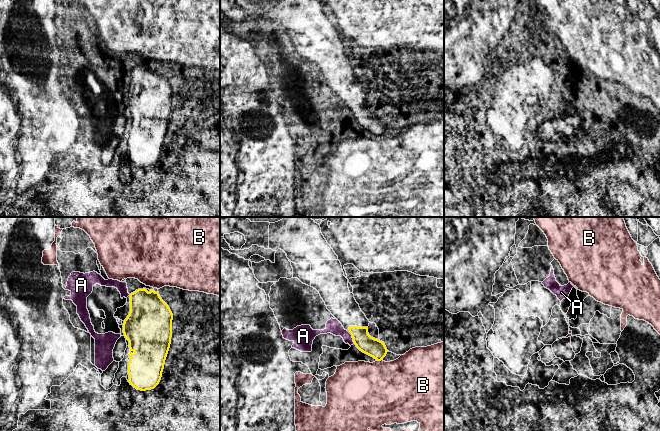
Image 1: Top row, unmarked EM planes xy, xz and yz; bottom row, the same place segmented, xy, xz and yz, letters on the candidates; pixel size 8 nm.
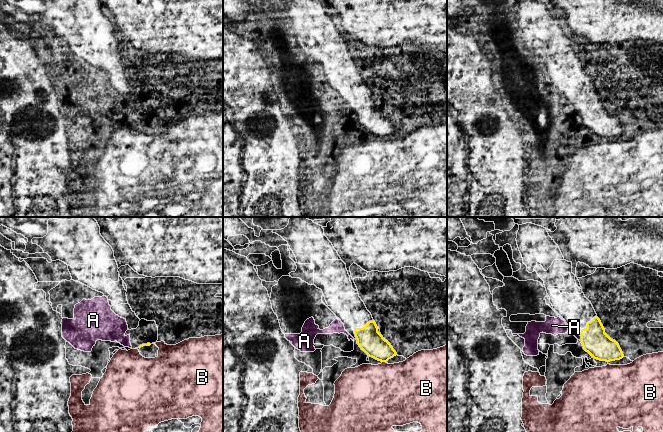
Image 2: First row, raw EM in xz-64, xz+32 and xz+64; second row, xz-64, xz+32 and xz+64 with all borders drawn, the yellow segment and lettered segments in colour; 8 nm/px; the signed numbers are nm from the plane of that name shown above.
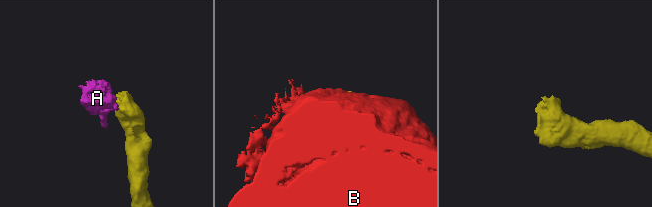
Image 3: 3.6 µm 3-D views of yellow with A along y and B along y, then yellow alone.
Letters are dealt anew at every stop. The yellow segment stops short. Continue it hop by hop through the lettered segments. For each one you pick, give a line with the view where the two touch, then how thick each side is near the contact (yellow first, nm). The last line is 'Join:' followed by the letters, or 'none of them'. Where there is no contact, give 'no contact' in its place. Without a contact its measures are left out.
Join: none of them

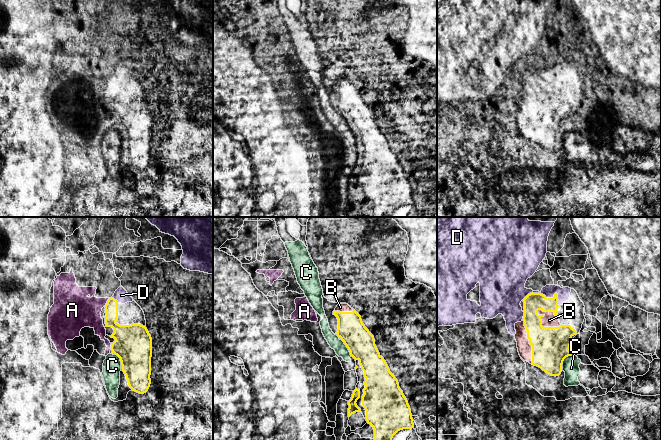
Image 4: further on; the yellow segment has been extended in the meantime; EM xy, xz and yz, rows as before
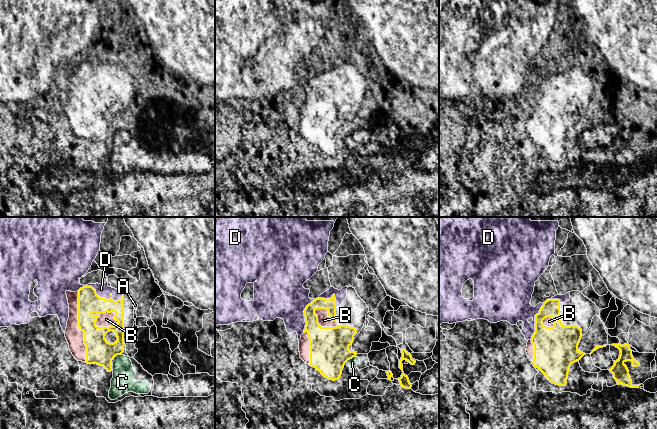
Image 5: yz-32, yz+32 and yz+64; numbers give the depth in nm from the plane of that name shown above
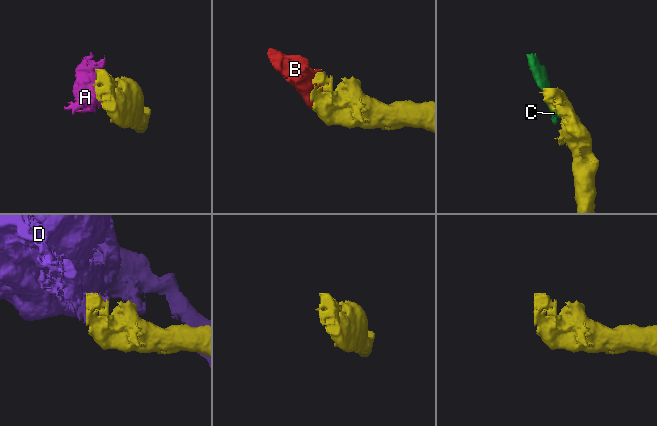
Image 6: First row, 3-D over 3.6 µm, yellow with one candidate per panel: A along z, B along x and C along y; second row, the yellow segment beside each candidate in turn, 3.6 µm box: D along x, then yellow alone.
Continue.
B: contact in yz; calibres 300 and 110 nm
Join: B

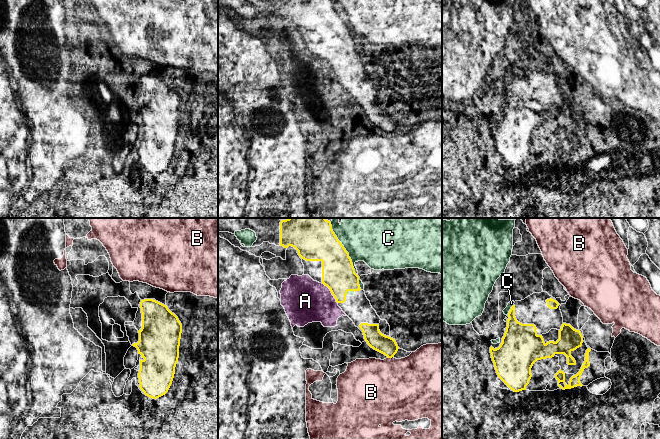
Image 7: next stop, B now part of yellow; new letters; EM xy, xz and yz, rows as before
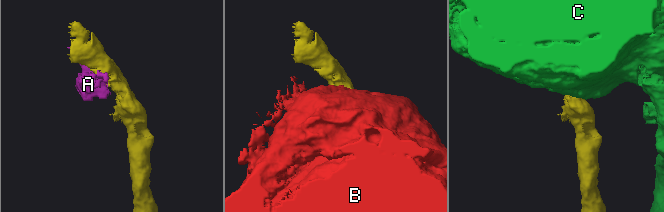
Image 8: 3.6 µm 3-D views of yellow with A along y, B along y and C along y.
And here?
Join: none of them

